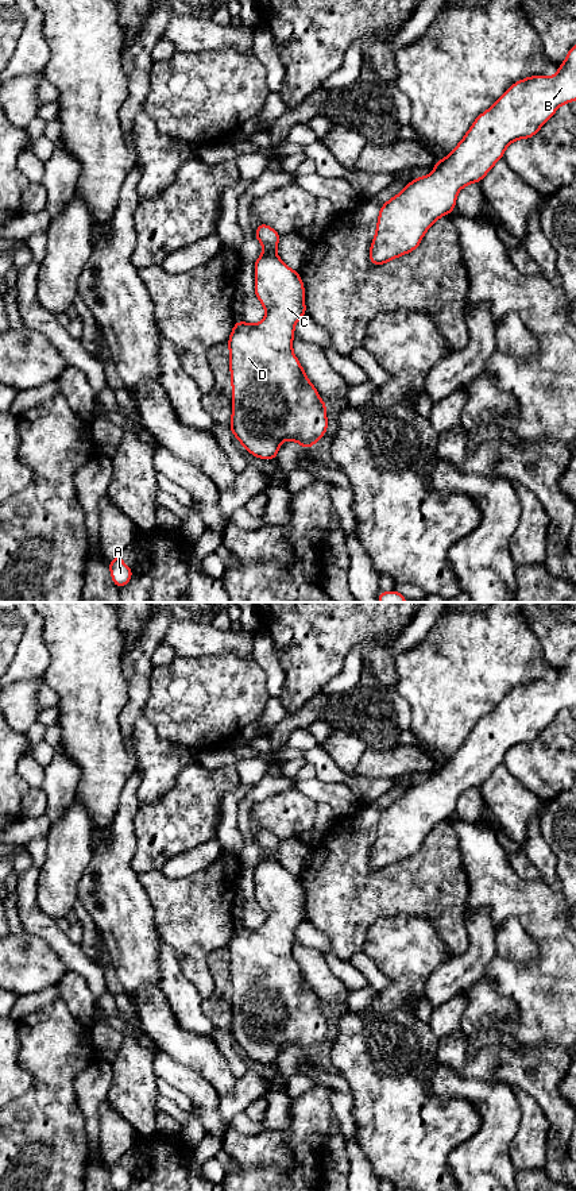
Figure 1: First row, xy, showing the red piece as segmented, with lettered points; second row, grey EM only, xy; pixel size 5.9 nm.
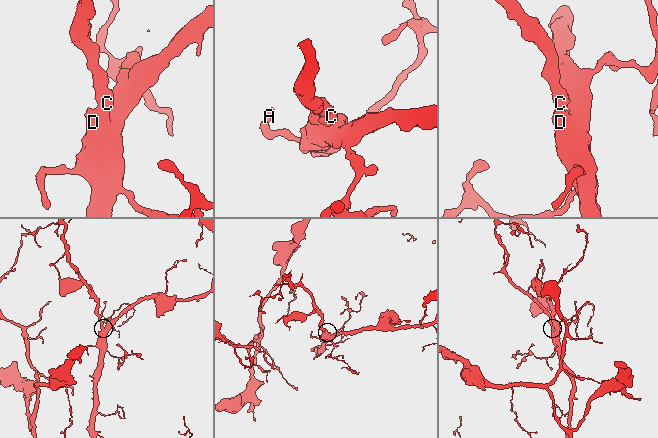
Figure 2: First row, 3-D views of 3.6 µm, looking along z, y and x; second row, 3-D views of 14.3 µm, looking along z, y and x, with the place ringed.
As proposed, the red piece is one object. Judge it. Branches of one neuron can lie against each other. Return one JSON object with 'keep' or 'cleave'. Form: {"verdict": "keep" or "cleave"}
{"verdict": "keep"}

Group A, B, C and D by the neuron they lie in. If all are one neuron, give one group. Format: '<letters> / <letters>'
A B C D

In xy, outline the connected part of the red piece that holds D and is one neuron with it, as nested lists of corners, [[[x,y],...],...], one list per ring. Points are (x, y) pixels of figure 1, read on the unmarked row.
[[[259,828],[254,841],[263,849],[263,859],[254,867],[254,899],[267,920],[259,929],[235,926],[227,947],[232,987],[229,1033],[251,1060],[270,1065],[277,1064],[283,1045],[294,1045],[310,1055],[325,1040],[328,1025],[326,1009],[308,984],[291,952],[294,932],[306,920],[304,887],[299,878],[285,870],[275,856],[281,839]]]

